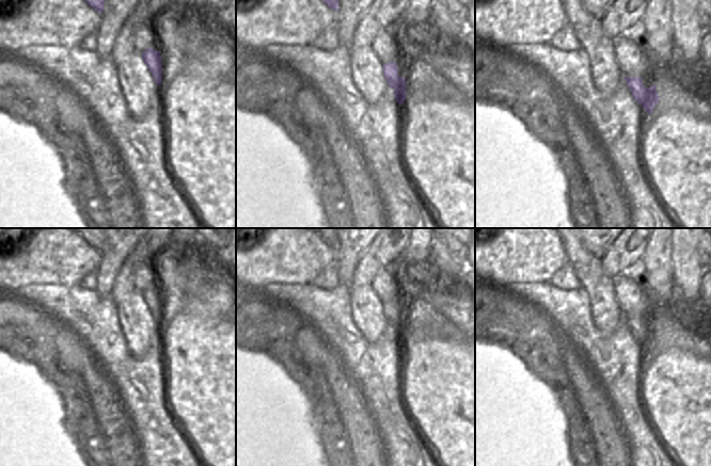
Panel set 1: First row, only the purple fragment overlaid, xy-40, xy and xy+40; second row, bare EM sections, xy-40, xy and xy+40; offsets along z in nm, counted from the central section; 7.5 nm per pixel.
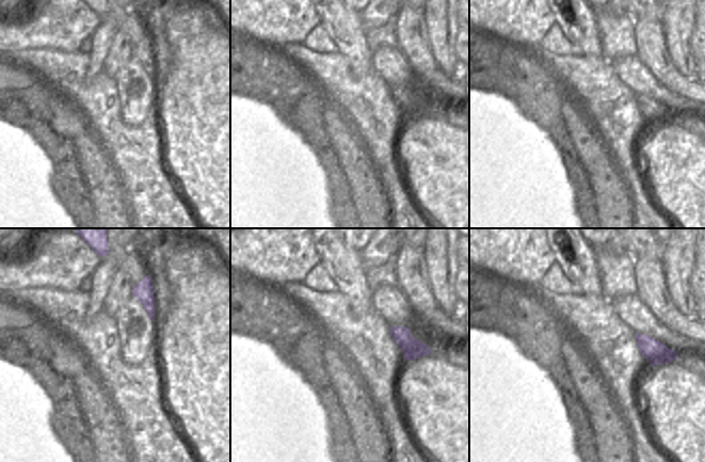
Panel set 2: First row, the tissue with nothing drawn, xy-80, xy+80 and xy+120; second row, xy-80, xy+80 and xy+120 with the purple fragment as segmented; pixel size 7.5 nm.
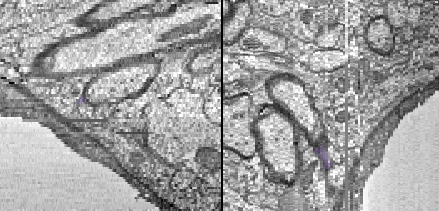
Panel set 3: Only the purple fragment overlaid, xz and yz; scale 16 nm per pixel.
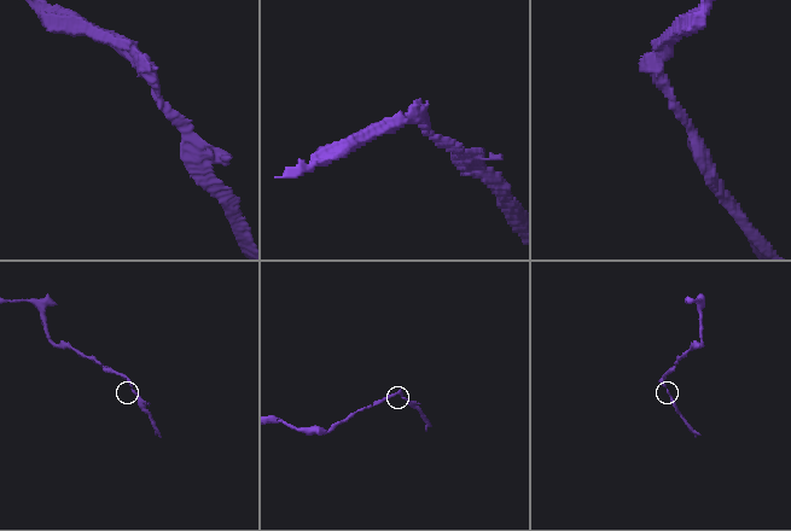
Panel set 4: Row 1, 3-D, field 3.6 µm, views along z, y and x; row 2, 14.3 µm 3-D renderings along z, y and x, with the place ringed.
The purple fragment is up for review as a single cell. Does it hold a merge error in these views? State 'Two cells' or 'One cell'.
One cell

